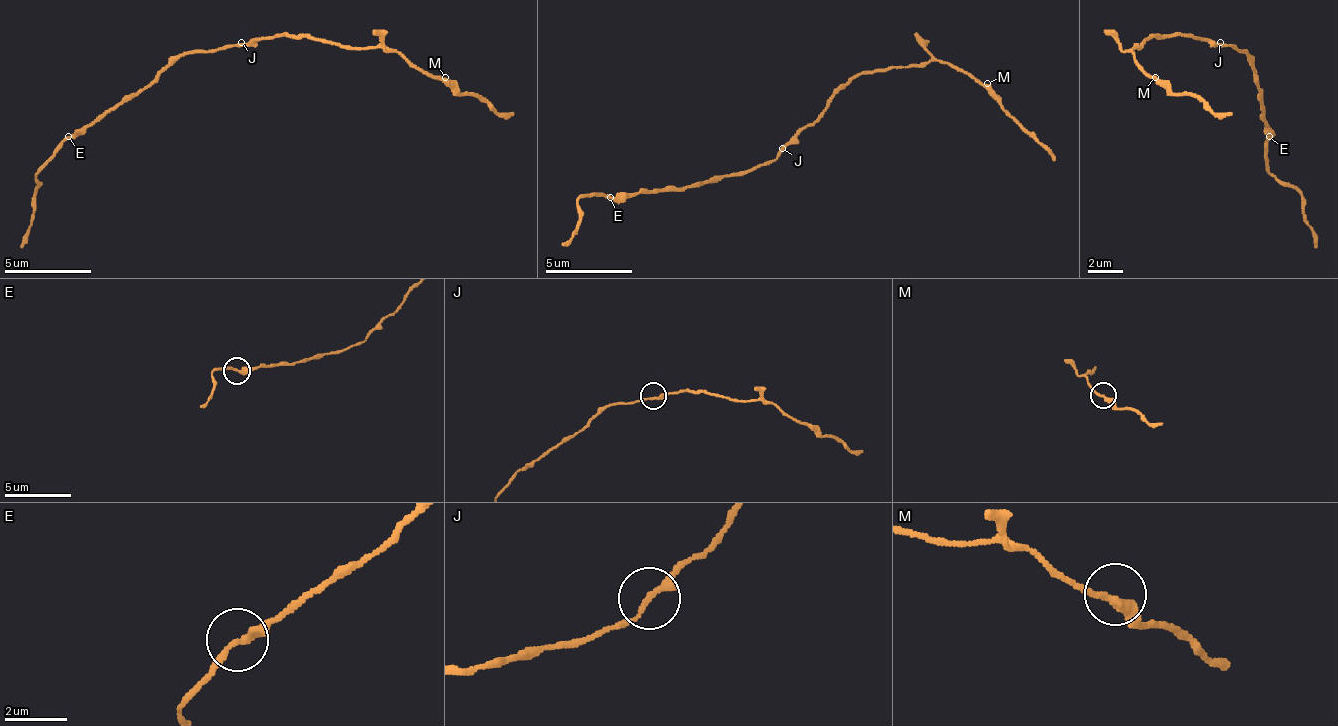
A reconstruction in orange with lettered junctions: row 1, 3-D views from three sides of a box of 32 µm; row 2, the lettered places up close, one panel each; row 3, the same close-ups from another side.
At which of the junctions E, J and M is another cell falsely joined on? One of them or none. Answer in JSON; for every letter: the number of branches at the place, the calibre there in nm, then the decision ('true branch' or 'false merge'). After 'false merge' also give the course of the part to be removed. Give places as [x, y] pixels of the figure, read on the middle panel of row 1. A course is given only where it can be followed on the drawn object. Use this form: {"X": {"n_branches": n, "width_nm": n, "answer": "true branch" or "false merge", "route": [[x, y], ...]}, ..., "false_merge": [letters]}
{"E": {"n_branches": 2, "width_nm": 280, "answer": "false merge", "route": [[609, 196], [578, 200], [574, 231], [561, 244]]}, "J": {"n_branches": 2, "width_nm": 200, "answer": "true branch"}, "M": {"n_branches": 2, "width_nm": 260, "answer": "true branch"}, "false_merge": ["E"]}

